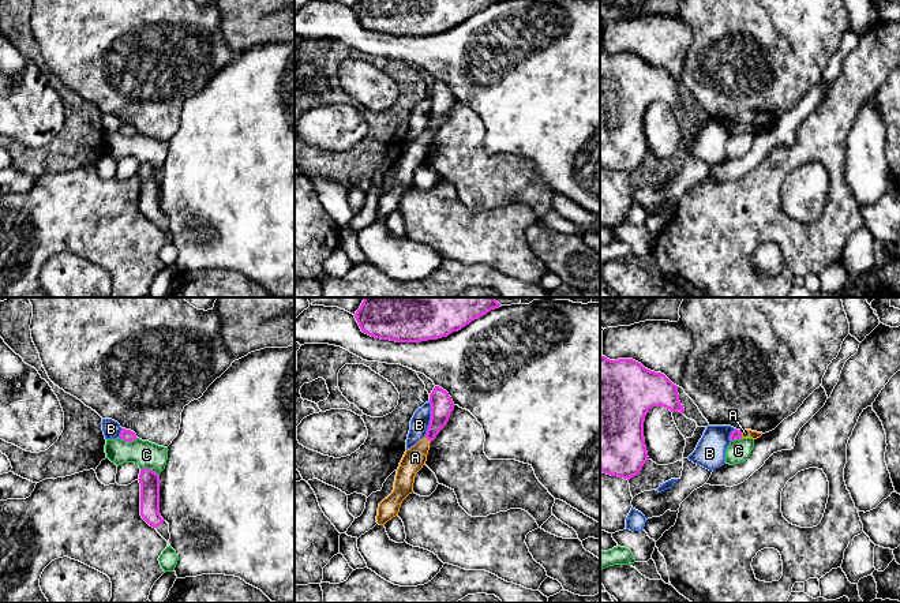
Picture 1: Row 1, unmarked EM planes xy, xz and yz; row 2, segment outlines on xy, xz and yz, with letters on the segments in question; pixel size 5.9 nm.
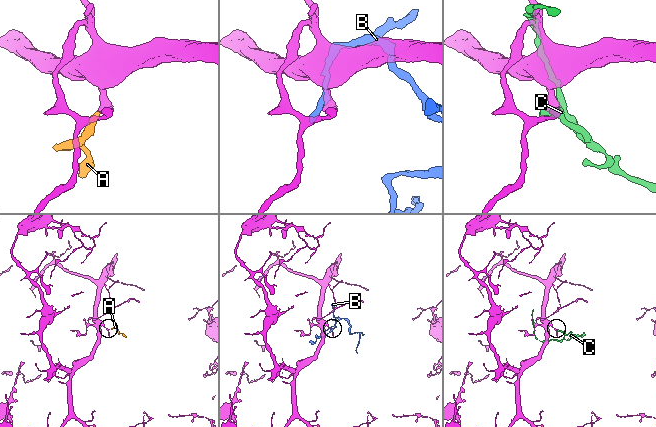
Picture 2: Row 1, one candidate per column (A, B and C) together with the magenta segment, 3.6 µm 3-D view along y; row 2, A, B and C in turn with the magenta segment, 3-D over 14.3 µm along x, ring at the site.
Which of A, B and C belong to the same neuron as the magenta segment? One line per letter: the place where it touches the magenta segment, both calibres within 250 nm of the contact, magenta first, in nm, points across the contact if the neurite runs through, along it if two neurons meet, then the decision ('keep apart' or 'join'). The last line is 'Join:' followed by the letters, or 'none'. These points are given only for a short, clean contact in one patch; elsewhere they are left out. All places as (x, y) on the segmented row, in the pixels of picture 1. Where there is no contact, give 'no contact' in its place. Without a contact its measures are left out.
A: xz (427, 438) | 140/130 nm | across xz (442, 405), (438, 422), (427, 438), (415, 457) | join
B: xz (431, 419) | 140/110 nm | along xz (430, 401), (430, 424), (424, 435) | keep apart
C: xy (128, 441) | 70/160 nm | keep apart
Join: A

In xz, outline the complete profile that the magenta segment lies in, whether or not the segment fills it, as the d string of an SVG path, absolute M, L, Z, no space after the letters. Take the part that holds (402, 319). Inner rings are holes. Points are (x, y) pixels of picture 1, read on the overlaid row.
M364 297L355 318L371 337L421 342L447 337L499 307L495 297Z

